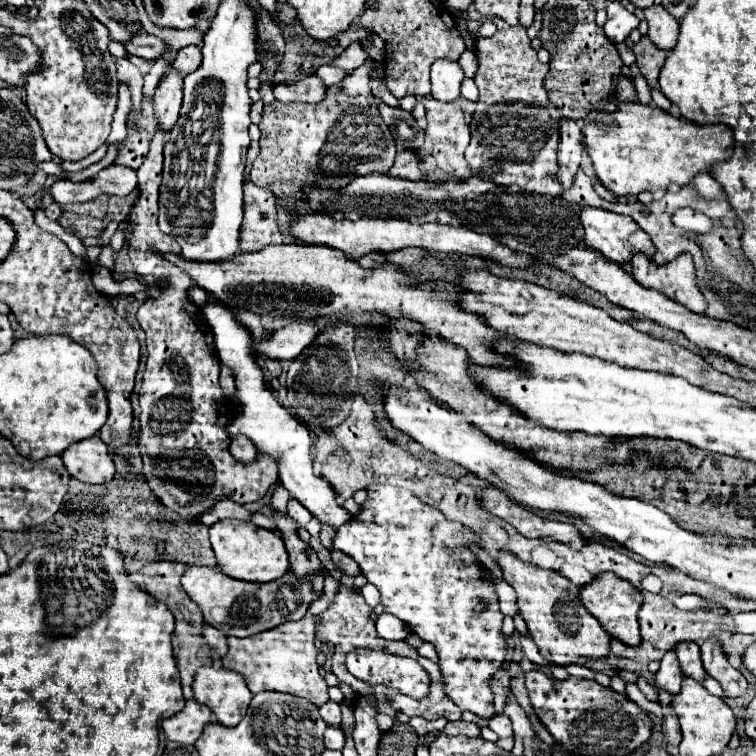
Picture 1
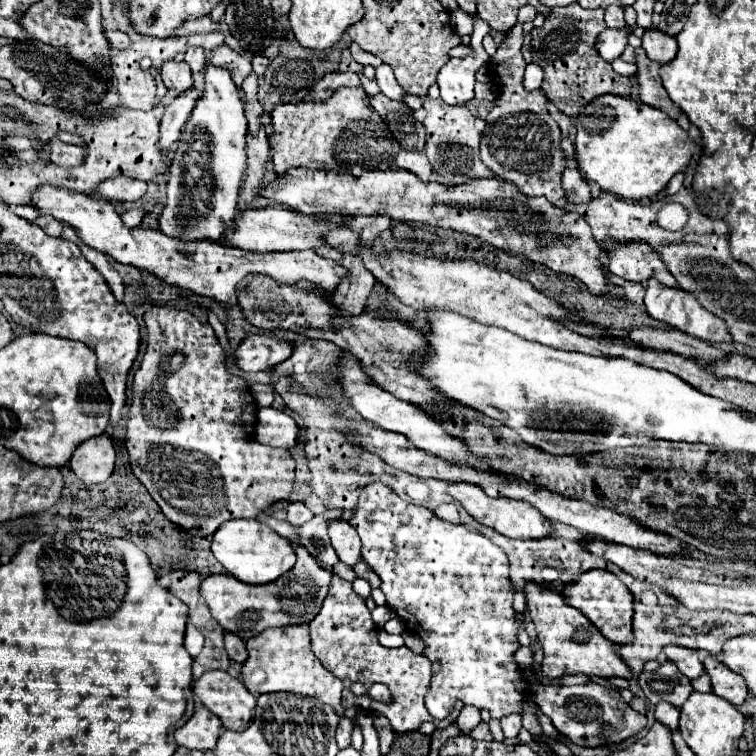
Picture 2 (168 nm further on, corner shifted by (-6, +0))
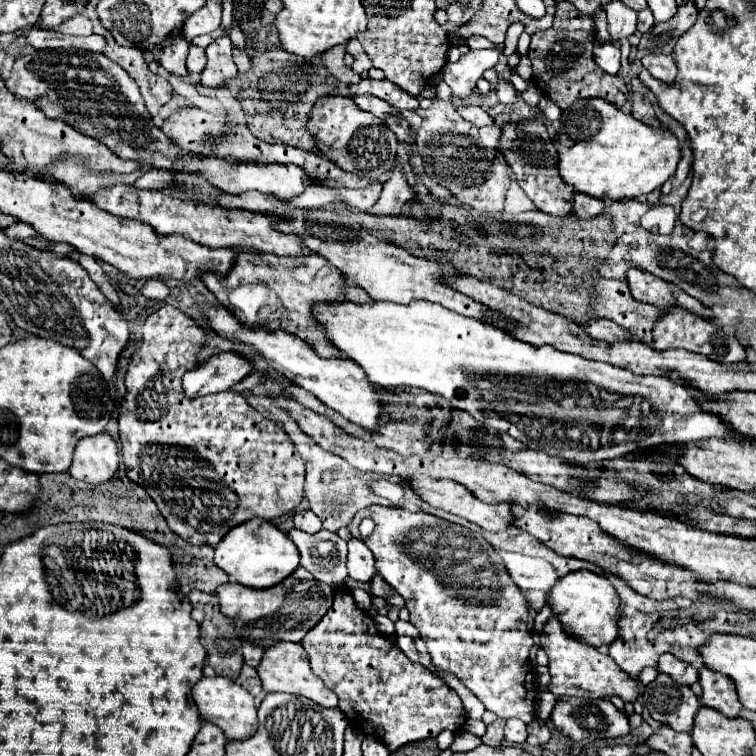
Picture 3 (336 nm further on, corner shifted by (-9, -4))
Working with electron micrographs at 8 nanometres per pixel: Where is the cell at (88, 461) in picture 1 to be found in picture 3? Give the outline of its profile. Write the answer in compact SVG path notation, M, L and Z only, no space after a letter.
M99 433L81 439L75 447L73 465L69 473L89 485L109 481L119 467L119 449L109 433Z

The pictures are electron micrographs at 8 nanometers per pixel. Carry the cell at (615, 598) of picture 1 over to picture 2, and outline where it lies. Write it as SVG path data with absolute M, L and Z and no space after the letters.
M592 569L582 573L578 579L566 583L566 587L562 589L566 603L570 607L580 609L582 615L588 617L590 623L594 623L594 627L598 627L598 631L612 643L624 645L632 641L632 613L634 613L634 601L632 601L632 593L624 587L624 583L612 575L610 571L602 571L602 569Z

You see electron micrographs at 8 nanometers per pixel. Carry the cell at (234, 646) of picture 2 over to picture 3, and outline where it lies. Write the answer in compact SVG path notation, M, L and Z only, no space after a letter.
M245 643L245 645L243 645L243 659L245 659L247 665L257 667L259 661L261 661L261 657L263 657L263 649L261 649L261 647L251 645L251 643Z

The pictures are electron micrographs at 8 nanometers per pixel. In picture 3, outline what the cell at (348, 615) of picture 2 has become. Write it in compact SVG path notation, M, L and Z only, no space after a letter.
M337 589L331 609L301 641L305 651L309 653L313 673L321 677L323 683L339 697L339 709L347 715L349 723L363 733L379 737L389 751L395 751L397 747L411 741L437 737L443 729L459 731L465 723L465 709L459 695L427 667L409 661L409 657L397 645L393 645L387 637L375 633L367 621L369 615L355 603L351 591Z

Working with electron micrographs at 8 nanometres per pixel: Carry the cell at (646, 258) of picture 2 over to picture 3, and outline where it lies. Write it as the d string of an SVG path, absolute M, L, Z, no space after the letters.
M631 267L627 271L627 285L631 289L631 295L637 301L657 305L659 309L667 309L671 305L681 305L695 315L711 317L711 311L703 309L701 303L697 299L693 299L691 295L687 295L679 285L663 281L657 275L643 271L639 267Z

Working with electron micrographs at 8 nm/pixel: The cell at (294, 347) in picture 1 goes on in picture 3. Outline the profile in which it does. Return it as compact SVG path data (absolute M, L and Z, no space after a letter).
M219 353L205 363L199 363L195 371L187 371L183 377L183 391L193 399L199 395L211 395L231 389L253 371L253 363L239 353Z

